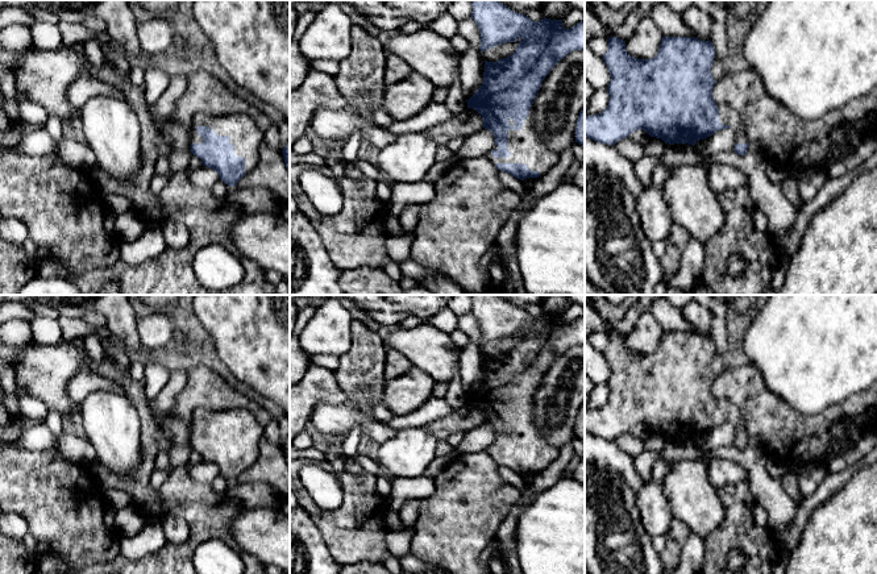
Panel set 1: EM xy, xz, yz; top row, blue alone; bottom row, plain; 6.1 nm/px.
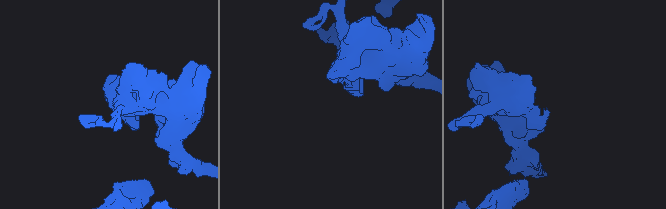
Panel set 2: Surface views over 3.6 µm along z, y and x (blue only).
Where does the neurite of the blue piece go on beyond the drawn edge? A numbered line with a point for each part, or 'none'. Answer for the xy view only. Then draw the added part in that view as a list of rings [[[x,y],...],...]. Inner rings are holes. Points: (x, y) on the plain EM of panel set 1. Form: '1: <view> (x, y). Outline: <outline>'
1: xy (245, 431). Outline: [[[196,408],[192,413],[191,438],[201,438],[196,421],[209,421],[217,430],[229,430],[234,450],[245,453],[245,467],[250,467],[259,454],[259,440],[263,428],[246,411],[213,411]]]

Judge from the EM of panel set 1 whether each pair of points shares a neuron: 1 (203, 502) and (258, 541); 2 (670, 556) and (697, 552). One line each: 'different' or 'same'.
1: different
2: different

